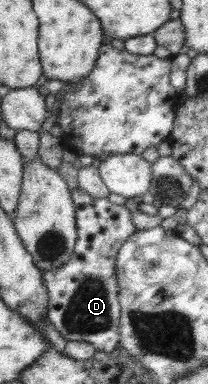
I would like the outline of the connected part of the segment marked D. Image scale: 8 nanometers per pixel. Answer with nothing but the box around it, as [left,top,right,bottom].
[43,188,137,352]

